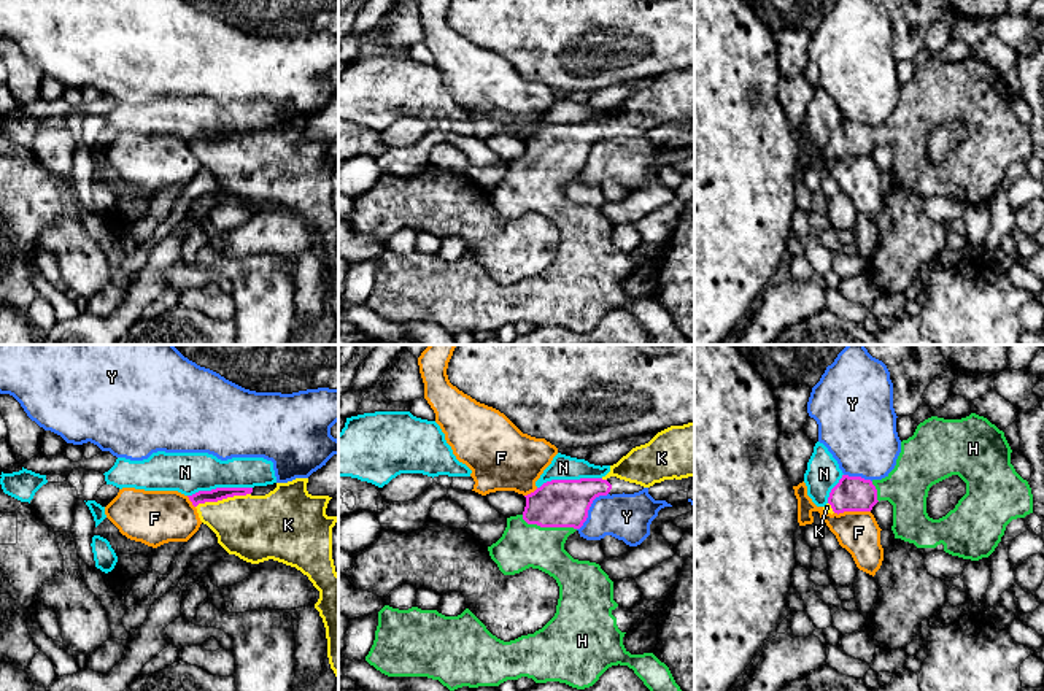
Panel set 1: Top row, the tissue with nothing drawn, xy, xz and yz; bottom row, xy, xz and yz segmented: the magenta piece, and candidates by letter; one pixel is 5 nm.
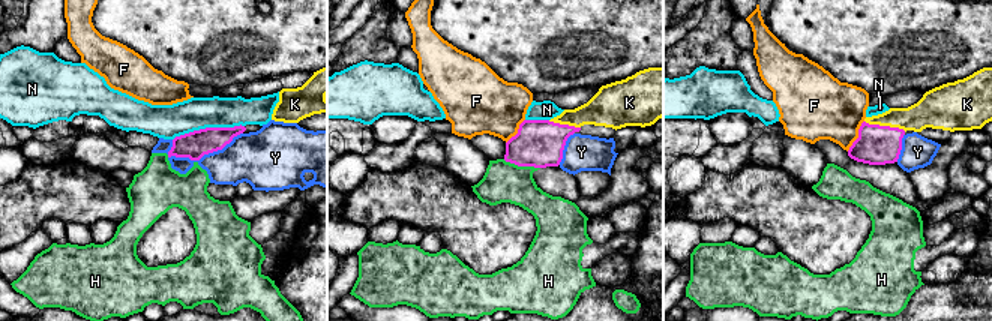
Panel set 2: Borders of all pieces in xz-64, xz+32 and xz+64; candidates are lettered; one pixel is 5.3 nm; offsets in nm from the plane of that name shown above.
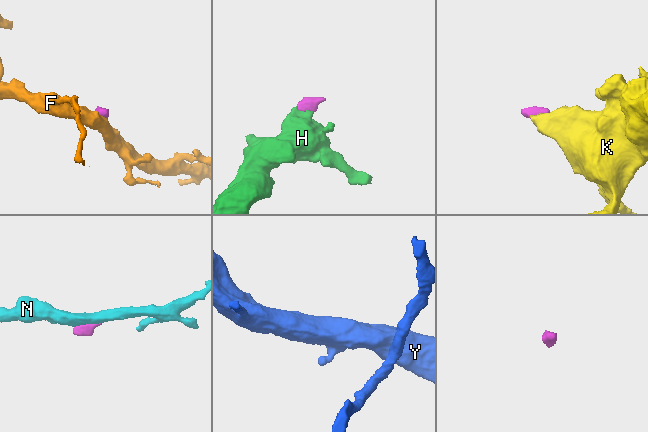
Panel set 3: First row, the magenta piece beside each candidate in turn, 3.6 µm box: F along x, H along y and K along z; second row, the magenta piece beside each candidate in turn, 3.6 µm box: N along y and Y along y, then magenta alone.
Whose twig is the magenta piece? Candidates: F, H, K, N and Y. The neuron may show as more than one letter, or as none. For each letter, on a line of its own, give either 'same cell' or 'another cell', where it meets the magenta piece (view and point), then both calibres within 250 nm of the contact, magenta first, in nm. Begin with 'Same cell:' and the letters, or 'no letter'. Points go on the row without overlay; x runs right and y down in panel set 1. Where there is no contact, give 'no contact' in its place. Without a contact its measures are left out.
Same cell: H, K
F: another cell; contact yz (852, 154); calibres 180 and 220 nm
H: same cell; contact xz (549, 170); calibres 240 and 220 nm
K: same cell; contact xy (223, 142); calibres 70 and 340 nm
N: another cell; contact xy (220, 132); calibres 70 and 200 nm
Y: another cell; contact xz (588, 153); calibres 240 and 240 nm

